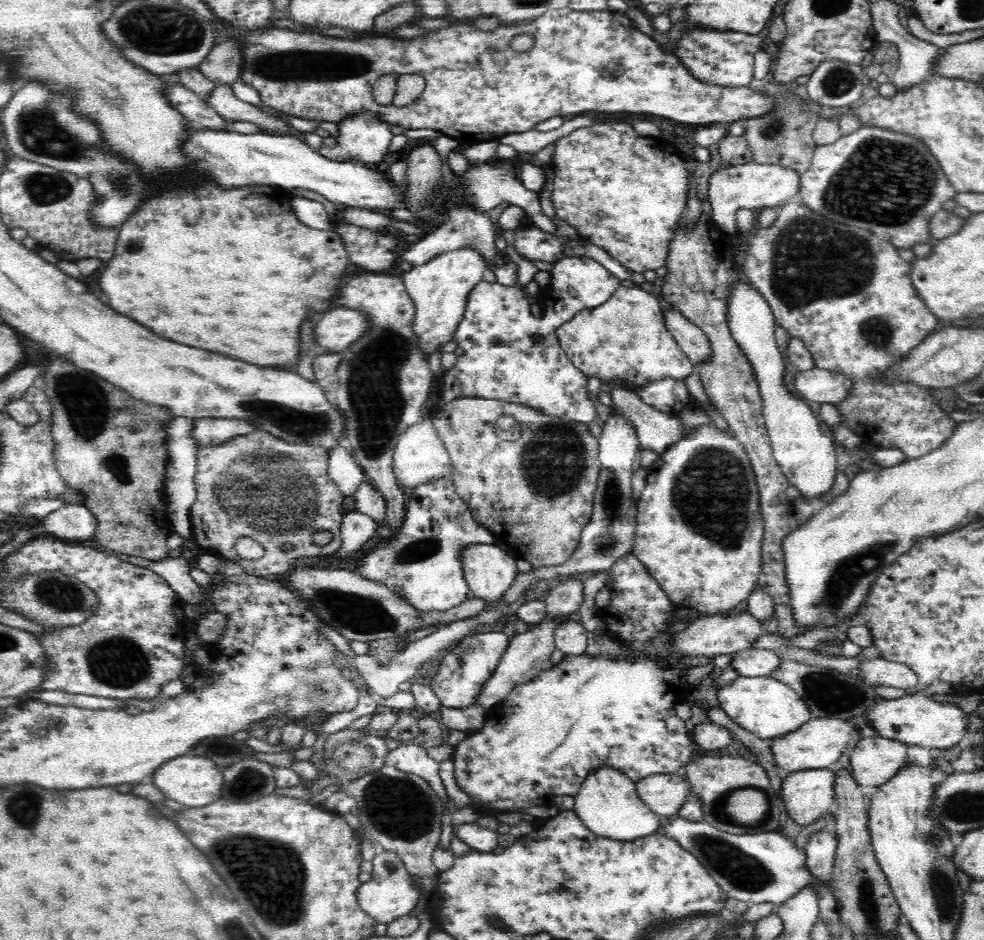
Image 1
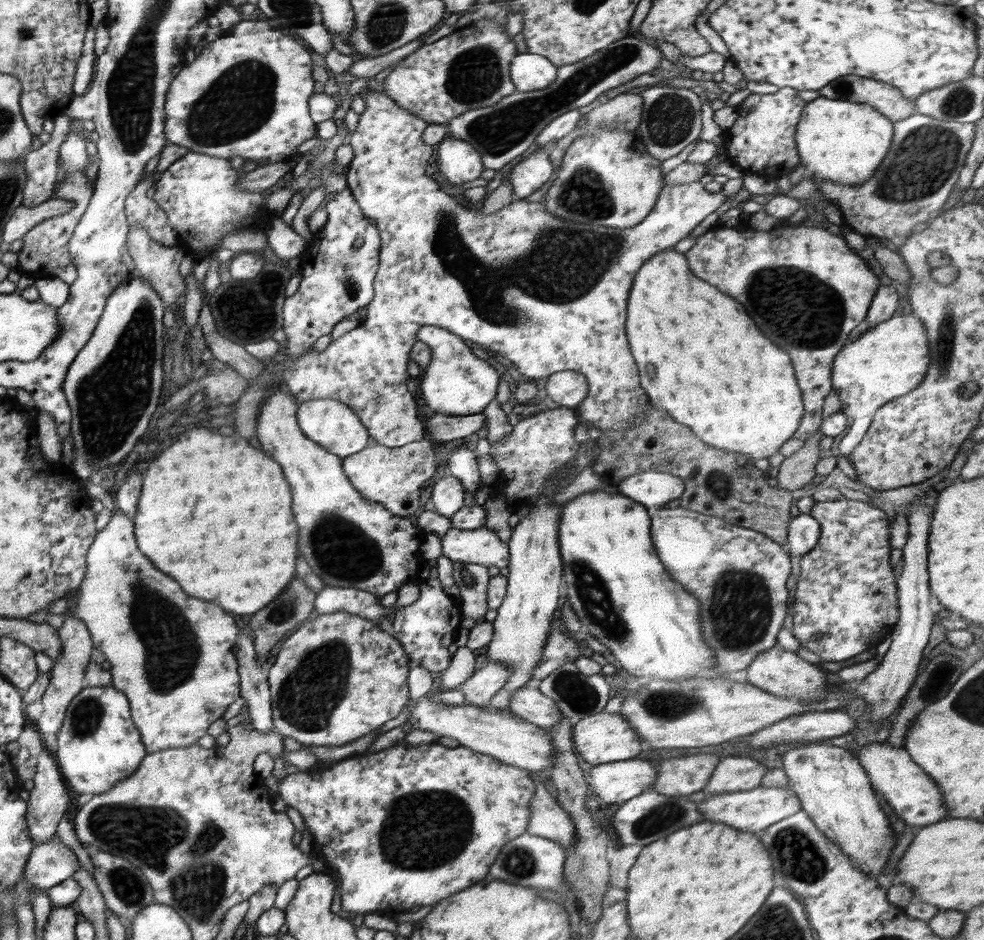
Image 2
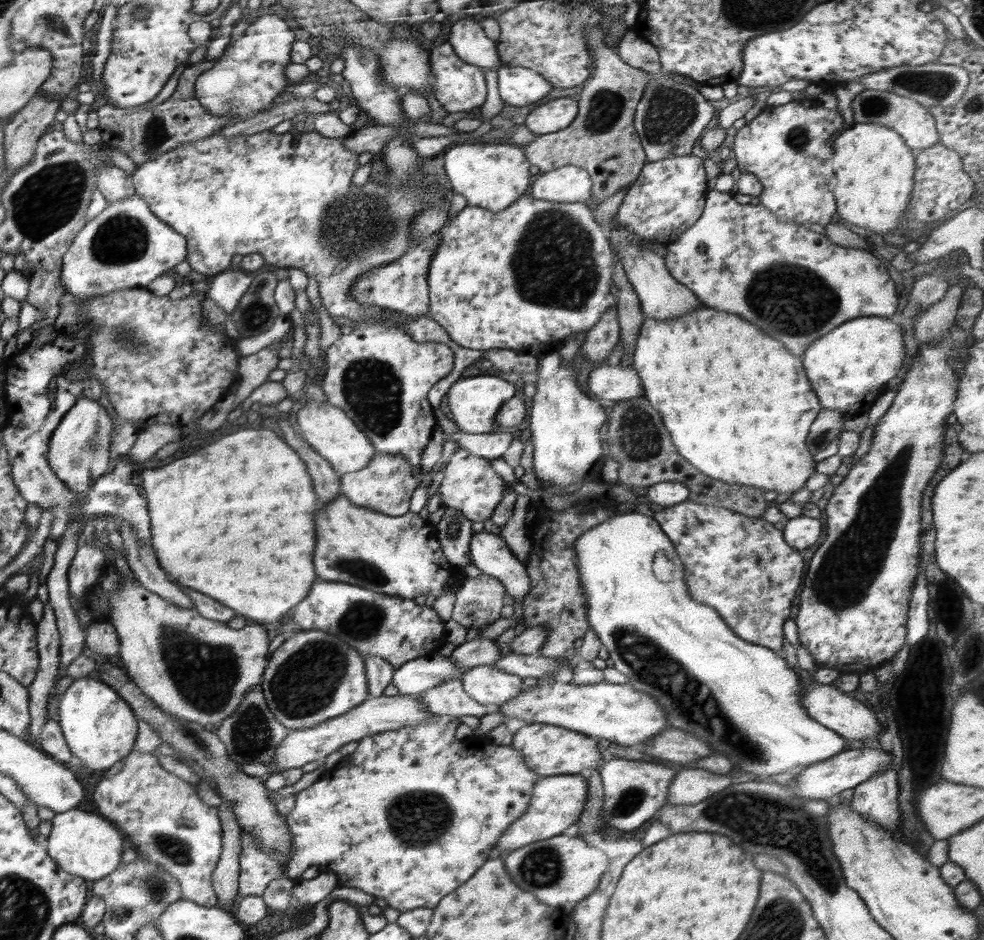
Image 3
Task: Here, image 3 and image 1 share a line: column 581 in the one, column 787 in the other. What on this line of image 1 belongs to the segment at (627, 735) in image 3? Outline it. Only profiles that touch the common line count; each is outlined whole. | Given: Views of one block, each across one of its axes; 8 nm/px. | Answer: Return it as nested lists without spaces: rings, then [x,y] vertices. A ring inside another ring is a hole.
[[[767,676],[737,677],[717,691],[719,708],[736,724],[762,739],[775,739],[780,735],[794,732],[810,720],[806,703],[790,686]]]

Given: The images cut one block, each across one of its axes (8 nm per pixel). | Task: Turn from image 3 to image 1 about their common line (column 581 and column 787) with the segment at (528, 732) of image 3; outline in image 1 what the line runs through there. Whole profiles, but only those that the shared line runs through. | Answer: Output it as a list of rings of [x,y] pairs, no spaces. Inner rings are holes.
[[[814,718],[794,732],[773,739],[771,753],[776,765],[785,774],[810,769],[826,769],[837,766],[843,752],[850,751],[863,736],[861,731],[847,720],[839,718]]]

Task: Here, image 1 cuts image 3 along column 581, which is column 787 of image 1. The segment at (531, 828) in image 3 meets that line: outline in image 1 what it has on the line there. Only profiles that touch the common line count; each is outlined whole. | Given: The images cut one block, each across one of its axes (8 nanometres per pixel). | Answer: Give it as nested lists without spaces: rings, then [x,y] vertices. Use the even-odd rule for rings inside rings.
[[[835,767],[810,769],[786,774],[781,788],[781,800],[787,815],[800,826],[812,824],[828,810],[834,809]]]

